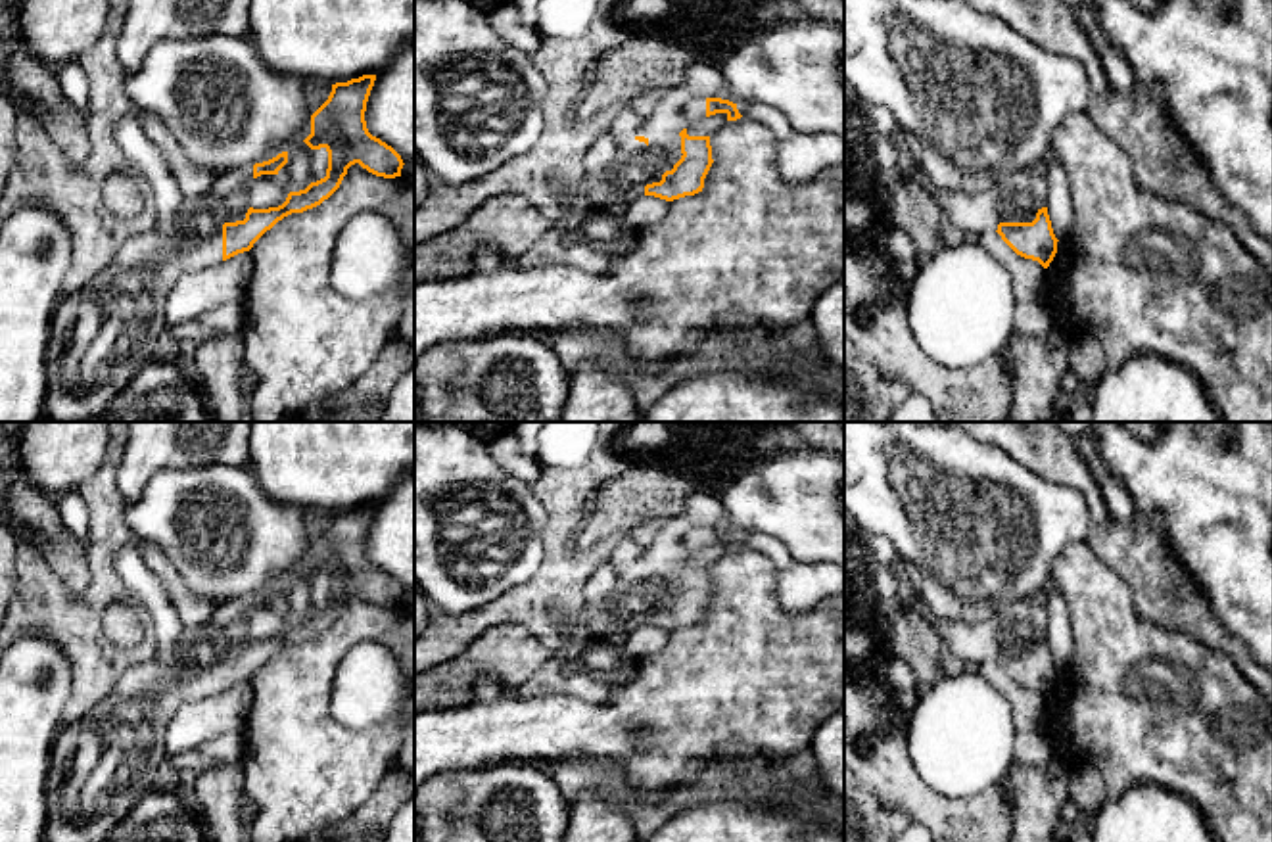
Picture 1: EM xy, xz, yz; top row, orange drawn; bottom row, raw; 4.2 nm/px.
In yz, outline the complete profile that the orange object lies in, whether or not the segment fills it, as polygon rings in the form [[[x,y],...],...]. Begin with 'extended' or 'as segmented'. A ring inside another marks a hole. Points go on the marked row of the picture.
extended; [[[1032,167],[1007,175],[1003,182],[982,194],[961,194],[950,190],[934,192],[944,215],[965,234],[982,234],[994,230],[1021,257],[1049,267],[1057,253],[1057,238],[1048,215],[1048,178],[1046,169]]]

